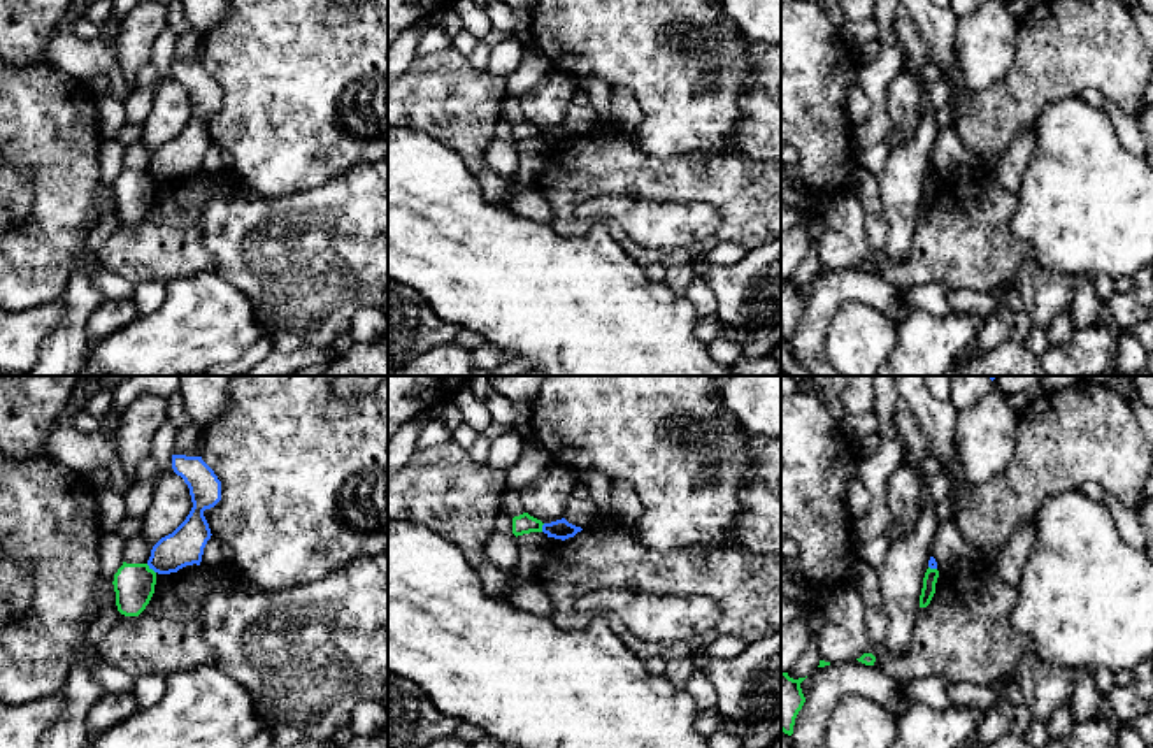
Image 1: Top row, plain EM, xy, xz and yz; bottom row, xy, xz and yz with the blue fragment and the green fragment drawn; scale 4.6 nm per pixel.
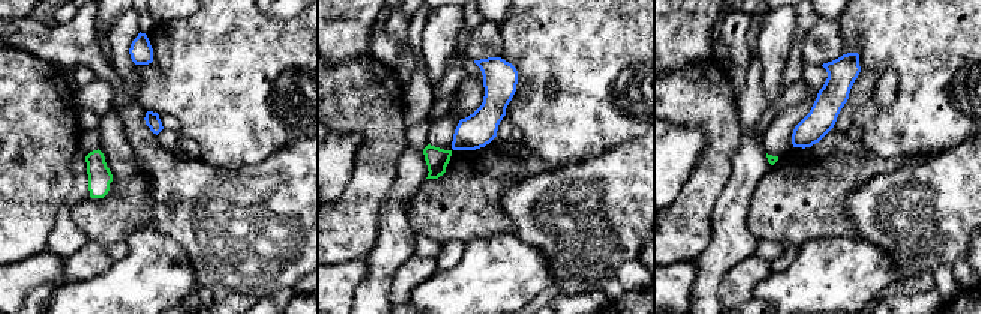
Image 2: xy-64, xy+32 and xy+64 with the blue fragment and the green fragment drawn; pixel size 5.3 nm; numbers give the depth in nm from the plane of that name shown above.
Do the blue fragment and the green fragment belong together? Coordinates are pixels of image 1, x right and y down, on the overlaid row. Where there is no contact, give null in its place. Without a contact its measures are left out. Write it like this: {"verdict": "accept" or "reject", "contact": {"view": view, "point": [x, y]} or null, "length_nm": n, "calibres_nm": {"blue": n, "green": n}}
{"verdict": "reject", "contact": {"view": "xy", "point": [151, 568]}, "length_nm": 60, "calibres_nm": {"blue": 180, "green": 190}}

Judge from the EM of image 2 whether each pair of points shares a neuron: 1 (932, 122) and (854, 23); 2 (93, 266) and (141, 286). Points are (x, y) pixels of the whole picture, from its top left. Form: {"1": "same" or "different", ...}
{"1": "same", "2": "different"}

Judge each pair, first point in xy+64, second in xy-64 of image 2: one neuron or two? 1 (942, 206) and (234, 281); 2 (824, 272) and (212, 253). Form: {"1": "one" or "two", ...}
{"1": "one", "2": "two"}

